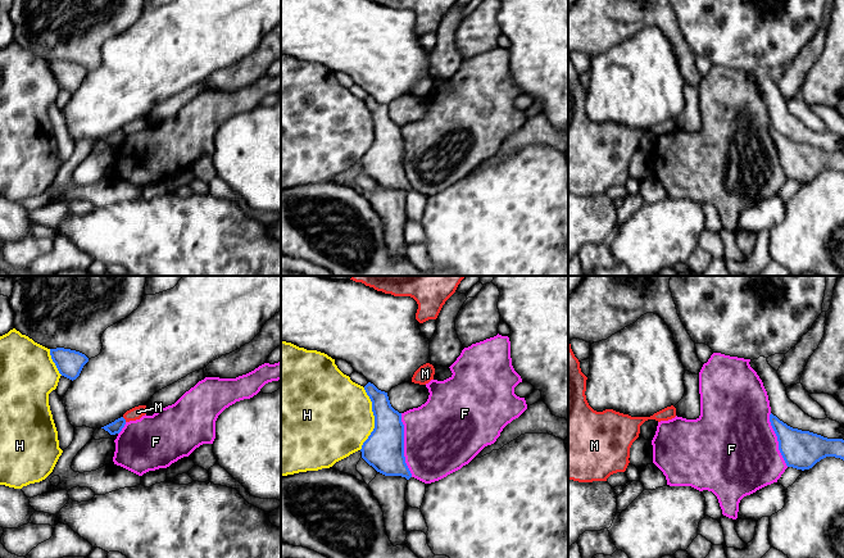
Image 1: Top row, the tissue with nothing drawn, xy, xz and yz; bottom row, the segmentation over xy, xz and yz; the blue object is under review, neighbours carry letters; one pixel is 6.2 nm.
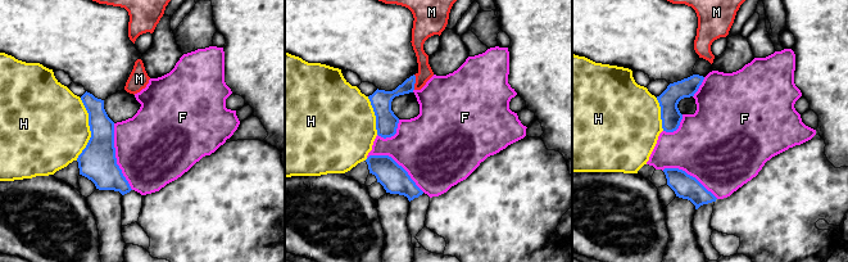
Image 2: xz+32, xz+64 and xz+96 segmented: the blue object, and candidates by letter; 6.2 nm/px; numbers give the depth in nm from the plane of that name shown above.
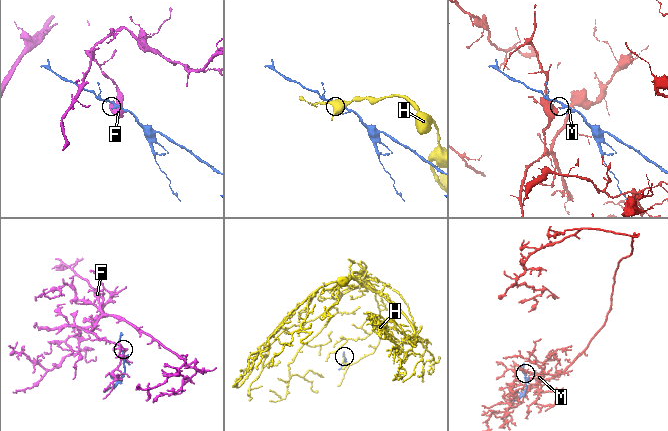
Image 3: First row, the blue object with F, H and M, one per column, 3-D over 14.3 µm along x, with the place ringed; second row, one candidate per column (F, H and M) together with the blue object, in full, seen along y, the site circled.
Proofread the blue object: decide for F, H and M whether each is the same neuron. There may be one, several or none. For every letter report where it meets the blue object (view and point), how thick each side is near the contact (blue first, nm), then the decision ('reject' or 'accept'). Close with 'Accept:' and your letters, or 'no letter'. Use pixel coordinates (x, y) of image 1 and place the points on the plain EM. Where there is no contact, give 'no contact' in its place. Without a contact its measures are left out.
F: xz (403, 158) | 260/460 nm | reject
H: xz (375, 131) | 260/480 nm | reject
M: xy (125, 132) | 80/80 nm | reject
Accept: no letter

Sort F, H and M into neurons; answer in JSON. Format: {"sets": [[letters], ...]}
{"sets": [["F"], ["H"], ["M"]]}

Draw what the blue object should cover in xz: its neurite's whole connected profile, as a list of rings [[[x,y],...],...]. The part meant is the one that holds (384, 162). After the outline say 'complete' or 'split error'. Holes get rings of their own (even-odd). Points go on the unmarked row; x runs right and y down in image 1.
[[[373,96],[364,99],[372,114],[375,141],[362,158],[362,171],[385,189],[401,189],[409,192],[412,186],[404,169],[404,137],[401,126],[395,123],[387,105]]]; complete

